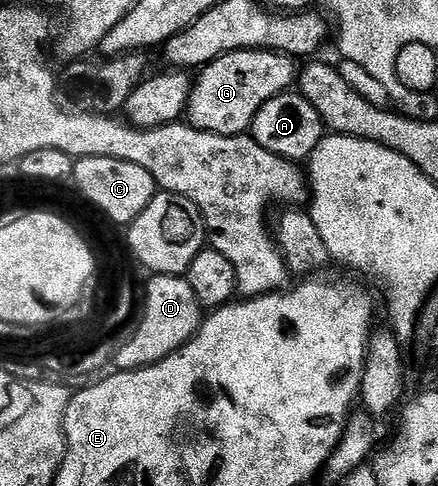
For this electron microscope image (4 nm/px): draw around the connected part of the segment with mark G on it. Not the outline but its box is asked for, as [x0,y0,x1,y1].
[186,47,298,135]

